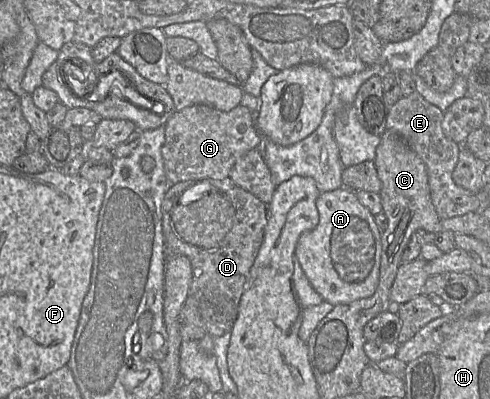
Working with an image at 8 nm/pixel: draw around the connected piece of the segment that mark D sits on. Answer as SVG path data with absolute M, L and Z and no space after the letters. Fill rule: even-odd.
M229 177L214 180L188 180L170 185L161 205L162 231L164 236L165 261L176 255L186 256L192 268L192 281L187 298L179 314L182 340L199 341L206 335L206 321L215 321L225 333L229 332L237 317L238 306L243 294L250 269L264 239L268 206L250 192L236 185ZM213 187L224 193L235 208L232 228L212 249L204 249L188 244L181 239L173 226L171 210L178 203L193 202L190 189L201 190Z

